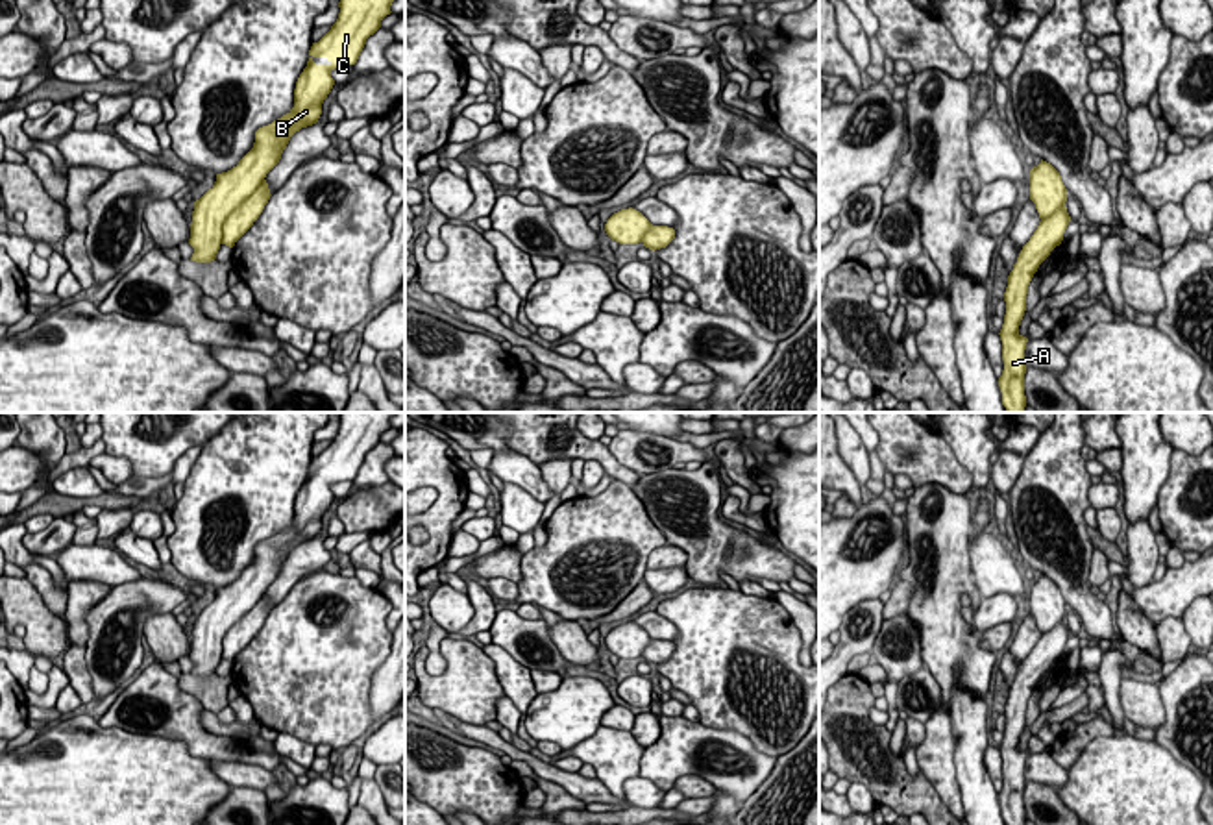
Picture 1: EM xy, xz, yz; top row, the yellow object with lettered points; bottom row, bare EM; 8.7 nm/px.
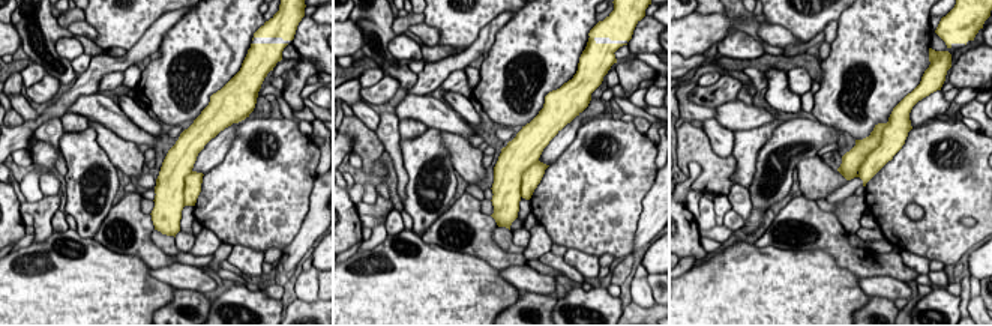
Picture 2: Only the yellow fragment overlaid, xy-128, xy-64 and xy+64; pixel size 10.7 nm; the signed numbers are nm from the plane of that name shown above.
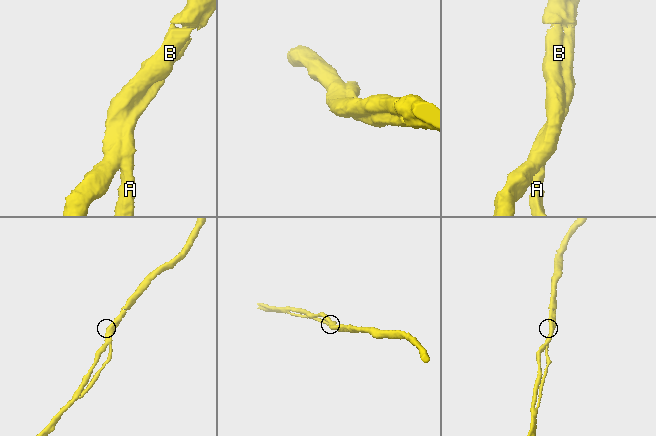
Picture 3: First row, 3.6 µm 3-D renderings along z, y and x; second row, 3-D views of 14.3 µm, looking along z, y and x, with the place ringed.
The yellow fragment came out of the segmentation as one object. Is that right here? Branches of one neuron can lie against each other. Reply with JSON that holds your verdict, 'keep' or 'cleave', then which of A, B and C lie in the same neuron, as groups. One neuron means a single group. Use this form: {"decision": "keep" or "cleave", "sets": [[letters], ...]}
{"decision": "keep", "sets": [["A", "B", "C"]]}

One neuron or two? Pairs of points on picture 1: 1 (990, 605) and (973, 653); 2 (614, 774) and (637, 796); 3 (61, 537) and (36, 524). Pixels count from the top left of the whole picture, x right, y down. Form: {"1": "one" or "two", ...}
{"1": "two", "2": "two", "3": "two"}

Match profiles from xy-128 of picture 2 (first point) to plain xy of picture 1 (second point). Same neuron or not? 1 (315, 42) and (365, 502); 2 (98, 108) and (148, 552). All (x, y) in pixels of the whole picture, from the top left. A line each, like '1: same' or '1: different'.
1: different
2: different

